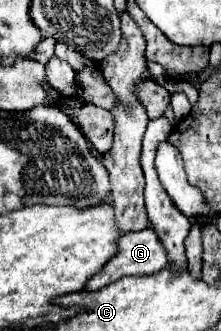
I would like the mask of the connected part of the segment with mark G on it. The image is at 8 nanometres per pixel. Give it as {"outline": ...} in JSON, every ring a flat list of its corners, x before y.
{"outline":[[154,228,128,232,120,240,118,254,88,280,86,290,98,290,122,276,154,274,168,266,168,250,162,246]]}

